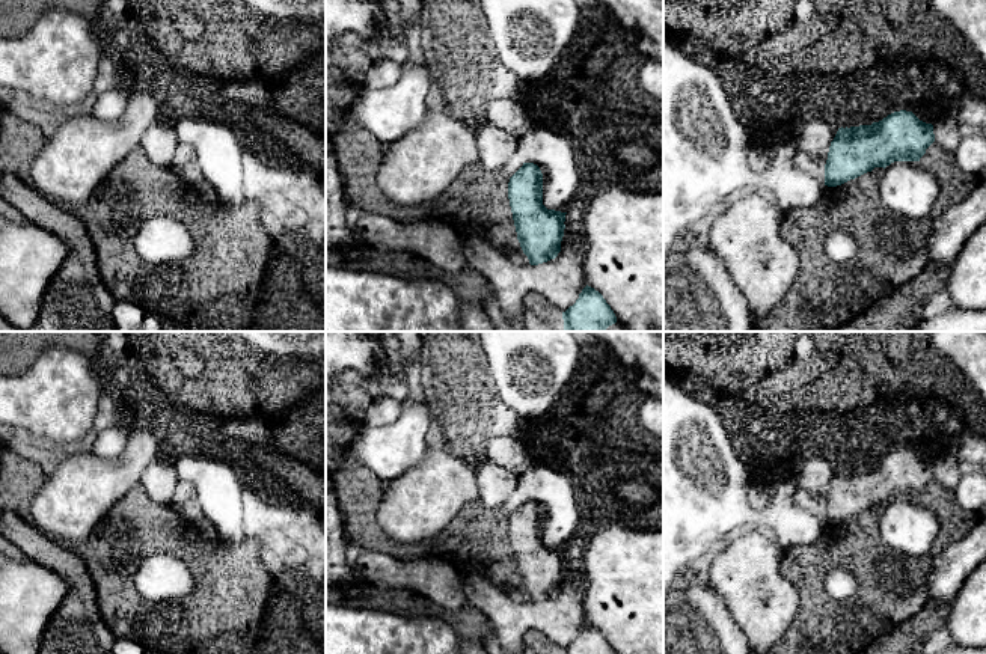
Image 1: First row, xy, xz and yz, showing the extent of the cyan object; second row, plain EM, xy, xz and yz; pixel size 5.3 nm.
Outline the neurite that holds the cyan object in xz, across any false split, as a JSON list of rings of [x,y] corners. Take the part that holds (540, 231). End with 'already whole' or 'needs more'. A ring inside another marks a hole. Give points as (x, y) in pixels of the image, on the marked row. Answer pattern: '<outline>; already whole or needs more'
[[[534,163],[510,178],[508,199],[517,240],[531,265],[555,259],[561,252],[565,214],[543,205],[543,173]]]; already whole

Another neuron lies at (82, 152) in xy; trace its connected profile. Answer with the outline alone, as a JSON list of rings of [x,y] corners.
[[[145,92],[131,95],[125,113],[112,122],[93,118],[87,107],[78,108],[63,119],[56,133],[47,139],[30,164],[26,179],[50,200],[72,209],[84,205],[107,175],[140,145],[145,130],[158,121],[158,102]]]

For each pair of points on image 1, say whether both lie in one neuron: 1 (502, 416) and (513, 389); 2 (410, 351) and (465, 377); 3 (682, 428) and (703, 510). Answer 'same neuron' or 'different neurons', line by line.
1: different neurons
2: different neurons
3: same neuron

